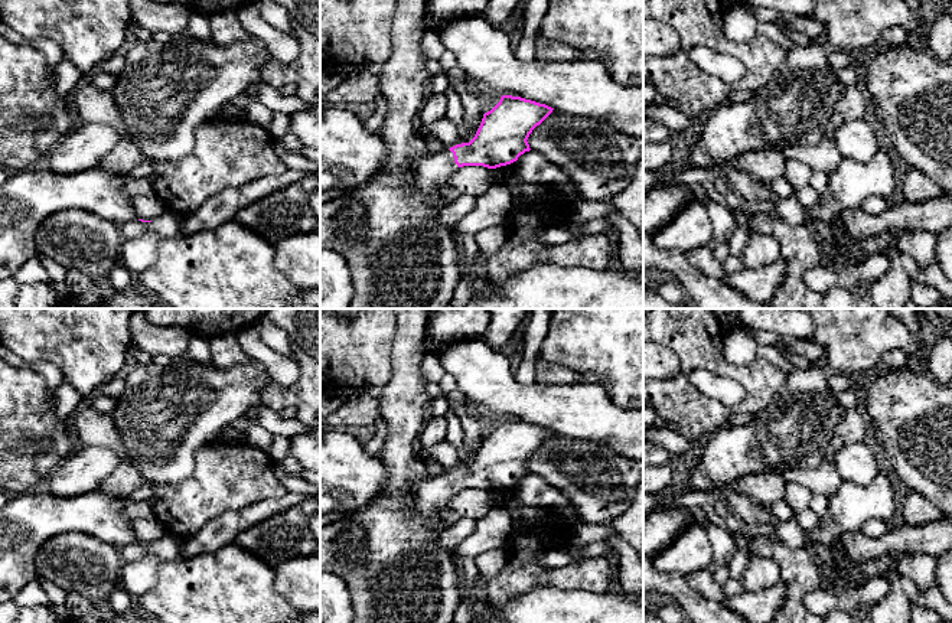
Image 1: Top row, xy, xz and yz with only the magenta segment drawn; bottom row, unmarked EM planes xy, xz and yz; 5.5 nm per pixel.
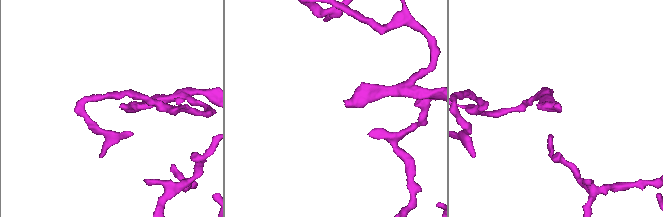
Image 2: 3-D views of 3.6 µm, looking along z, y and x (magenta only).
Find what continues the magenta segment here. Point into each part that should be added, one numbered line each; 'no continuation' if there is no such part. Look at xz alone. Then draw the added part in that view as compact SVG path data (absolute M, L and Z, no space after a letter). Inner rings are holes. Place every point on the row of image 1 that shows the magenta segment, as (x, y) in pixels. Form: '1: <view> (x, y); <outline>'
1: xz (433, 170); M450 150L428 153L411 164L417 190L424 195L434 195L441 186L449 185L457 169Z

